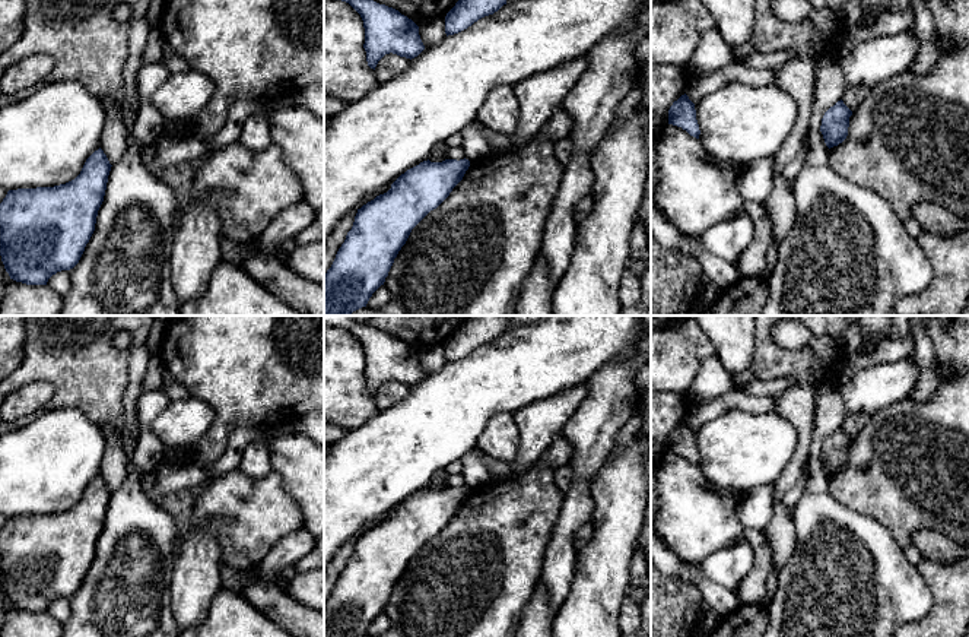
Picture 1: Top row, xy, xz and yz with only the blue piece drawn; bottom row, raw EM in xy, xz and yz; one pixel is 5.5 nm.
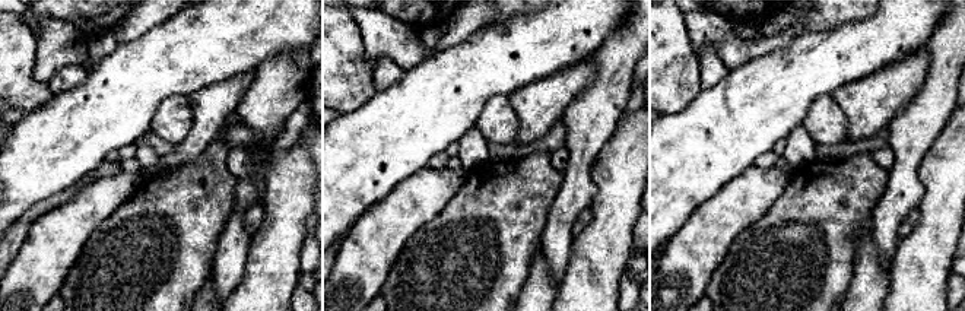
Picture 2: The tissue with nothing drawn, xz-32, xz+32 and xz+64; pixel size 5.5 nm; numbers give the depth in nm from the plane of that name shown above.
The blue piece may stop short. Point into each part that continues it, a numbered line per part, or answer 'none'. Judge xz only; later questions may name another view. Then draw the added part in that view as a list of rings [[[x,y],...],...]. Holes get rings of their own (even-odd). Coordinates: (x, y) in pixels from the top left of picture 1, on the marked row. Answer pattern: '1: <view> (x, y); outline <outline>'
none

